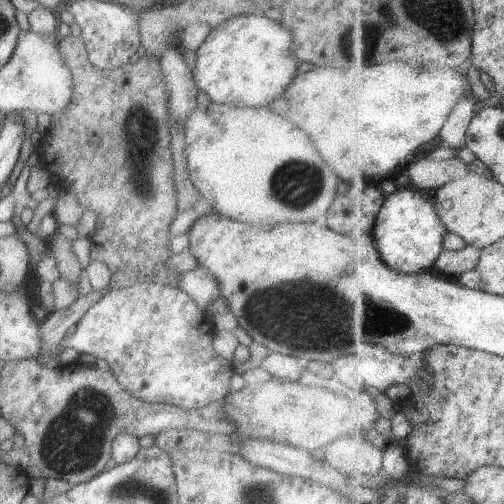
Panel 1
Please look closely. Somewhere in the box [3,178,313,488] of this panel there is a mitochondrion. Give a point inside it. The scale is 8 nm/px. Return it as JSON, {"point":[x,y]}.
{"point":[70,445]}

